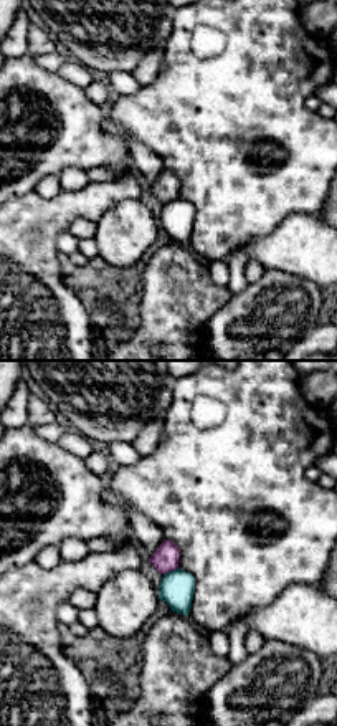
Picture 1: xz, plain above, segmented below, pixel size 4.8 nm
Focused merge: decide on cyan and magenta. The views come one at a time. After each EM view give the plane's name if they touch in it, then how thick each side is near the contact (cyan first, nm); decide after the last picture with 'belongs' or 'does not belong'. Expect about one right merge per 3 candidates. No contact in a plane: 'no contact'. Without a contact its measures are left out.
meets cyan in xz; 170 nm thick on the cyan side, 130 nm on the other

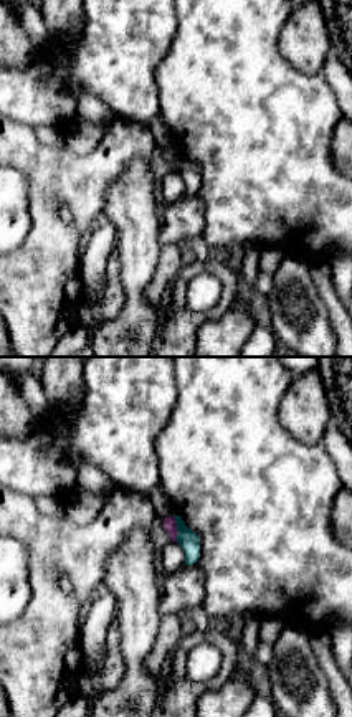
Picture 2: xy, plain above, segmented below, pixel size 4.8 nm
meets cyan in xy; 100 nm thick on the cyan side, 60 nm on the other

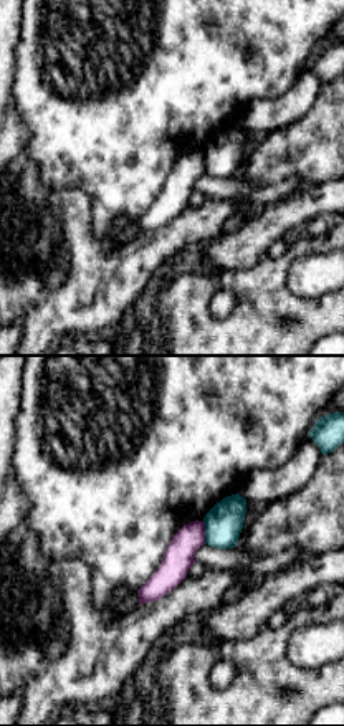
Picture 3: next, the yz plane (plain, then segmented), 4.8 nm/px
meets cyan in yz; 190 nm thick on the cyan side, 140 nm on the other

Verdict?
does not belong

